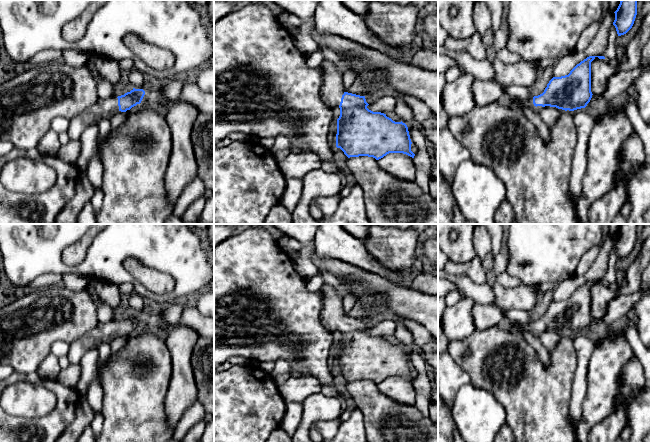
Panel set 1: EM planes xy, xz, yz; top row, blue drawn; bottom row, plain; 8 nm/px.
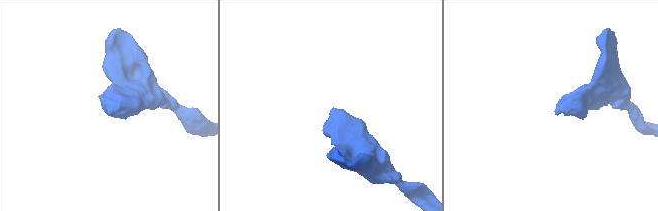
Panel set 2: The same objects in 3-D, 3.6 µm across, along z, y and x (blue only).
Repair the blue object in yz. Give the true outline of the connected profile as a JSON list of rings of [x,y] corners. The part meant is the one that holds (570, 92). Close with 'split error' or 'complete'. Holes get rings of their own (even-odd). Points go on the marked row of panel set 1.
[[[589,56],[579,64],[577,64],[568,75],[561,77],[553,77],[544,92],[533,98],[520,100],[518,103],[506,102],[510,109],[517,109],[521,111],[521,106],[529,107],[533,111],[539,113],[545,106],[556,107],[562,110],[574,111],[577,109],[585,108],[592,98],[591,92],[591,62],[598,57],[599,59],[605,59],[604,56]]]; split error

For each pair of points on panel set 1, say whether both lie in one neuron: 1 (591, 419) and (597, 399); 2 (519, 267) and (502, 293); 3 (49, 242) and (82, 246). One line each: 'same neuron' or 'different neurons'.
1: same neuron
2: different neurons
3: different neurons

